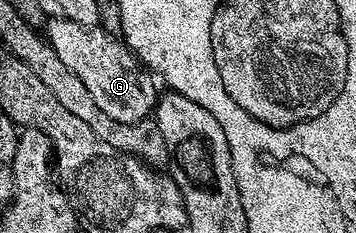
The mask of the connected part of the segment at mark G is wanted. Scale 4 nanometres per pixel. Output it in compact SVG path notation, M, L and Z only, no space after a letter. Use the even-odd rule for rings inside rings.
M61 17L49 20L47 29L46 40L54 47L58 59L62 59L70 72L86 83L86 91L90 91L94 103L98 103L110 119L133 125L153 116L158 100L157 82L151 72L142 68L136 54L119 36L107 33L103 27L79 25Z

